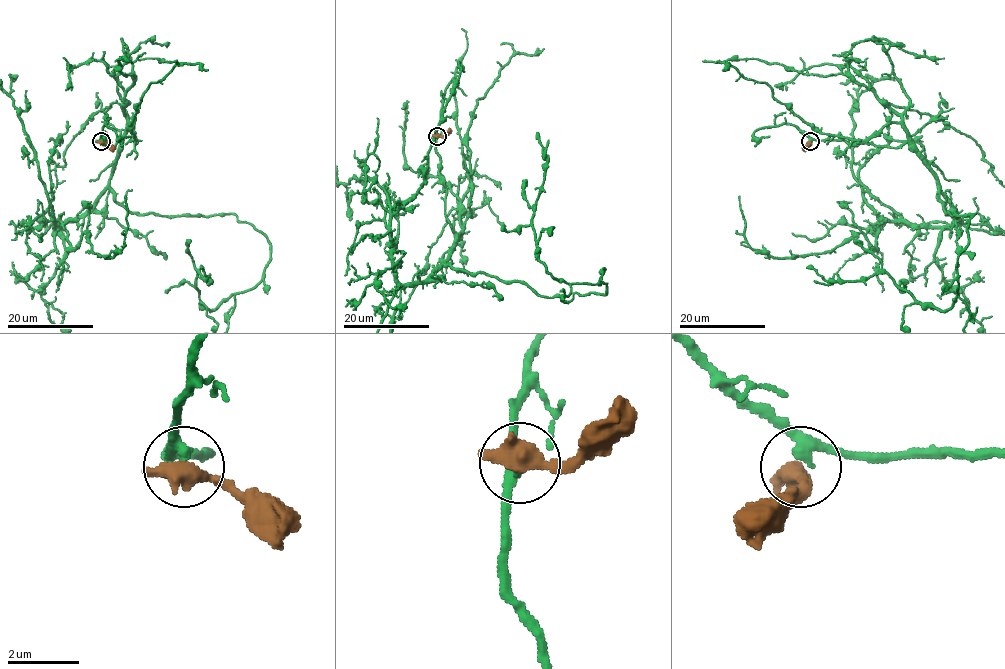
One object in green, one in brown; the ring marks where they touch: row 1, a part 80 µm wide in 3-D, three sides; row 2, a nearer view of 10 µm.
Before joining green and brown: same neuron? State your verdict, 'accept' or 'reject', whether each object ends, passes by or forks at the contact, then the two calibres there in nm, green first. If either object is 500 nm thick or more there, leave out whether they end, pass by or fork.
reject; calibres 280 and 650 nm

